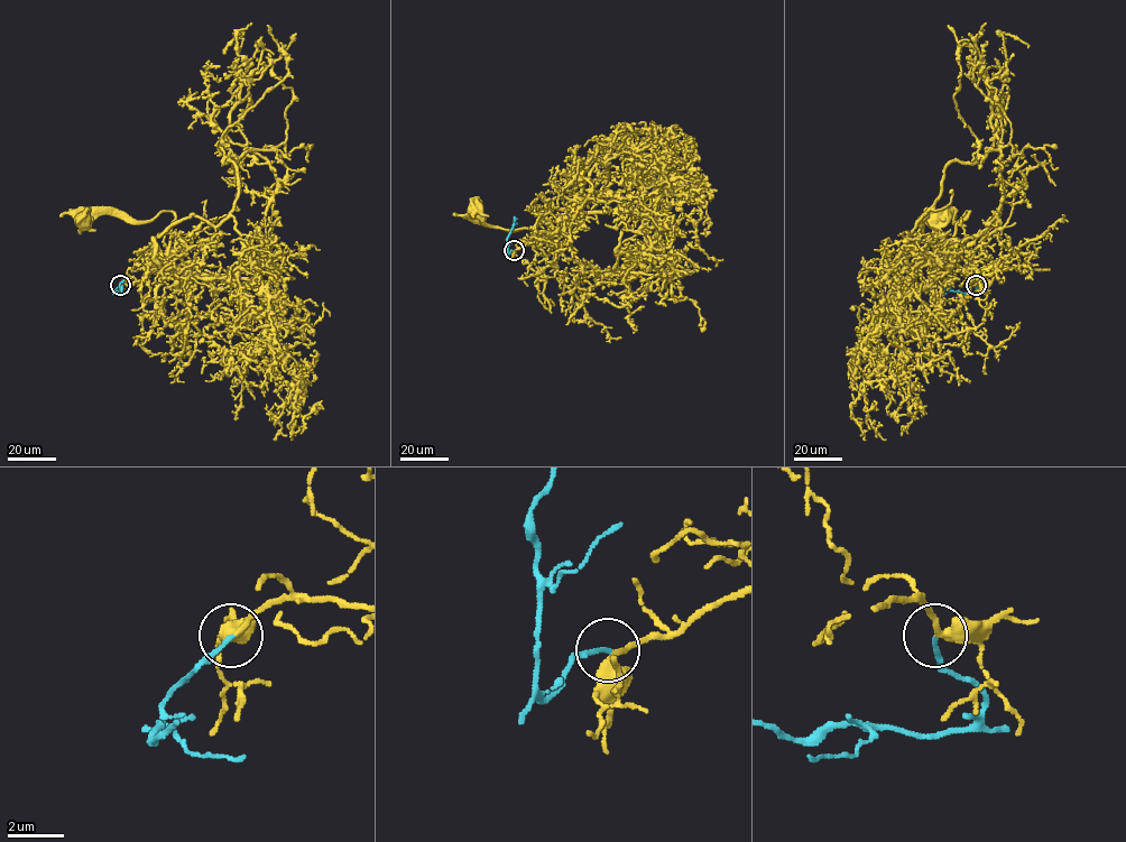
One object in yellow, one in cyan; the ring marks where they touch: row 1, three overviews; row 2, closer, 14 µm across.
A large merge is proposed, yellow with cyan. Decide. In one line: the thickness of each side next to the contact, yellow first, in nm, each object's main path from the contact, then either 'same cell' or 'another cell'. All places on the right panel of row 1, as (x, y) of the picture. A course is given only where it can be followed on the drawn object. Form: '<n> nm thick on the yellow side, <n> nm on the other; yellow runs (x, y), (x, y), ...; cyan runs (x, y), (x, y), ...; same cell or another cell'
340 nm thick on the yellow side, 140 nm on the other; yellow runs (976, 285), (967, 279), (990, 267), (969, 273), (947, 251), (969, 211), (931, 220); cyan runs (976, 285), (978, 293), (942, 292), (945, 294); same cell

